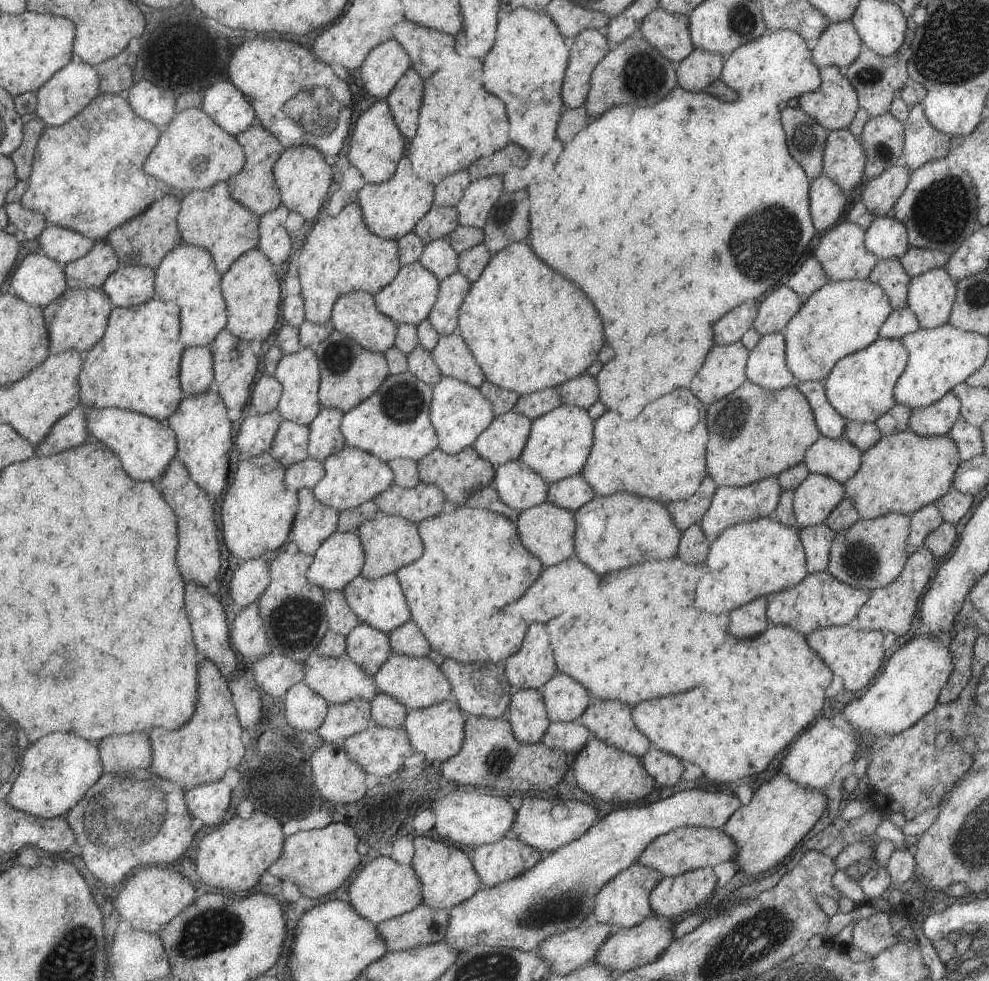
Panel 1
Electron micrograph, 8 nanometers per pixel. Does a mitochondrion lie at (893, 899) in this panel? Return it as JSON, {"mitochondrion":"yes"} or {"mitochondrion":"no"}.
{"mitochondrion":"no"}

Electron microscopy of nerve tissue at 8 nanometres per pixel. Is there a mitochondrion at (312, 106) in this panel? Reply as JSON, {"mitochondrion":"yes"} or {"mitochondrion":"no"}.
{"mitochondrion":"yes"}

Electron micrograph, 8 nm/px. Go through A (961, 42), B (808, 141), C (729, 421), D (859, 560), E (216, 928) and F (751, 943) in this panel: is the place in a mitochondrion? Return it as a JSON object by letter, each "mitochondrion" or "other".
{"A":"mitochondrion","B":"mitochondrion","C":"mitochondrion","D":"mitochondrion","E":"mitochondrion","F":"mitochondrion"}

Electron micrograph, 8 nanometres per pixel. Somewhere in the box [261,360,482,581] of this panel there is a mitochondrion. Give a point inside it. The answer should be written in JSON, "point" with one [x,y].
{"point":[402,402]}

